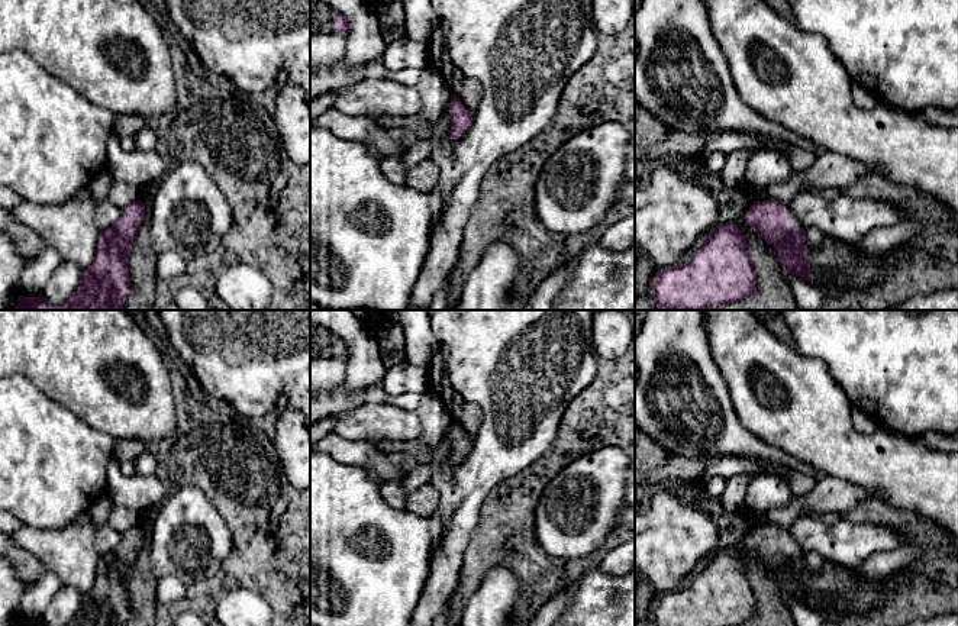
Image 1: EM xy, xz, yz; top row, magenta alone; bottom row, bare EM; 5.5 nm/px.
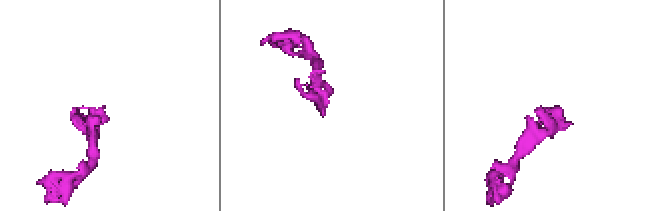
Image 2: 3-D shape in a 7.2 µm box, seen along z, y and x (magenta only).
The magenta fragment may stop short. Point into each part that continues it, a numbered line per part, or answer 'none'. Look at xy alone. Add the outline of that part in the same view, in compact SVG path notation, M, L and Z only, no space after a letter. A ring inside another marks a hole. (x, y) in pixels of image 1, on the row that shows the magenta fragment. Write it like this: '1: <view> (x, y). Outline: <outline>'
none

